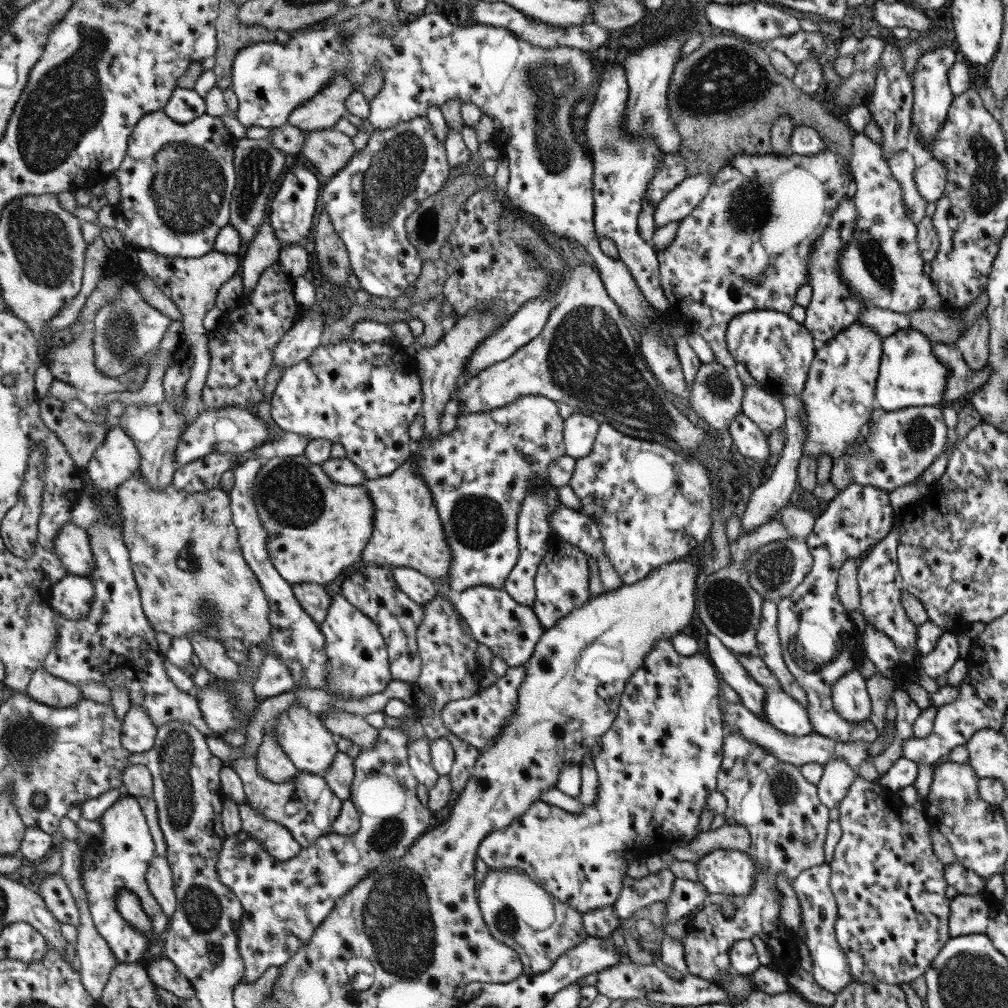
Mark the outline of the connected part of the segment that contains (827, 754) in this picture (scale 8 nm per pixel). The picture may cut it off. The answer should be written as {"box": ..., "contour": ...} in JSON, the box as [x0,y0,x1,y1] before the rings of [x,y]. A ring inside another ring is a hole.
{"box":[720,701,870,769],"contour":[[[720,701],[720,715],[722,718],[722,728],[727,731],[738,732],[743,740],[747,740],[749,744],[757,745],[761,750],[765,750],[769,756],[777,758],[779,762],[789,763],[791,766],[801,767],[802,764],[817,763],[827,764],[827,761],[833,759],[841,759],[851,769],[861,766],[861,762],[870,759],[867,756],[867,744],[865,742],[835,742],[827,737],[811,731],[805,736],[791,736],[783,734],[783,732],[775,730],[769,723],[757,718],[752,712],[749,712],[740,702]]]}

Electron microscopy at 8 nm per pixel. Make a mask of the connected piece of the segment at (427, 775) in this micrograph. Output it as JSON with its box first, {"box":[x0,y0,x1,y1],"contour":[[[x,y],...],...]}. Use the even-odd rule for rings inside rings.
{"box":[409,735,441,789],"contour":[[[425,735],[425,738],[411,742],[409,751],[411,771],[419,783],[427,785],[429,789],[435,787],[441,778],[431,762],[431,744],[431,740]]]}

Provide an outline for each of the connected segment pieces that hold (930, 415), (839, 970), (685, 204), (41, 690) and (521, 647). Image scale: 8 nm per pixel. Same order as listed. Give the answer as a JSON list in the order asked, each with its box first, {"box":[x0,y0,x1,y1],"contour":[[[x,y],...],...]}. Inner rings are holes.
[{"box":[830,405,948,493],"contour":[[[876,405],[869,419],[866,442],[856,454],[843,454],[832,459],[830,481],[841,492],[846,486],[872,486],[888,493],[909,484],[933,462],[948,437],[939,406],[908,407],[885,412]]]},{"box":[790,862,852,995],"contour":[[[823,862],[802,870],[790,886],[795,892],[800,906],[800,922],[803,925],[803,932],[805,932],[804,944],[811,957],[812,977],[821,988],[835,995],[852,980],[846,956],[837,944],[834,933],[834,922],[837,920],[837,915],[835,897],[831,894],[828,886],[830,876],[828,863]]]},{"box":[653,173,713,229],"contour":[[[699,173],[685,177],[677,186],[667,194],[664,200],[660,200],[655,207],[653,218],[655,229],[668,222],[684,219],[712,185],[713,175]]]},{"box":[25,665,84,708],"contour":[[[44,665],[35,671],[25,692],[41,704],[57,708],[72,707],[84,698],[82,690],[76,684],[51,674]]]},{"box":[454,586,544,667],"contour":[[[474,586],[457,593],[454,604],[468,623],[474,637],[481,644],[485,644],[495,657],[503,659],[508,667],[525,665],[544,631],[531,607],[514,601],[504,588]]]}]

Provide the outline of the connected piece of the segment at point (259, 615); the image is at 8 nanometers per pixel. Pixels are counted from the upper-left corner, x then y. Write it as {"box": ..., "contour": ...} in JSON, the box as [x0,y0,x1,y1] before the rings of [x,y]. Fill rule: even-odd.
{"box":[117,470,272,645],"contour":[[[138,470],[125,484],[122,484],[117,490],[118,500],[124,508],[124,532],[127,540],[127,548],[130,549],[131,564],[134,567],[134,575],[138,581],[139,590],[142,595],[142,605],[146,615],[150,619],[156,631],[166,632],[172,637],[194,638],[197,631],[203,631],[210,639],[223,643],[227,639],[242,640],[246,645],[268,644],[272,640],[272,624],[270,621],[270,599],[266,595],[258,576],[253,572],[251,565],[247,562],[242,544],[240,541],[238,528],[234,523],[232,515],[232,500],[230,493],[221,488],[210,491],[191,493],[186,490],[175,488],[174,484],[158,490],[152,488],[150,481],[142,475],[142,470]]]}

